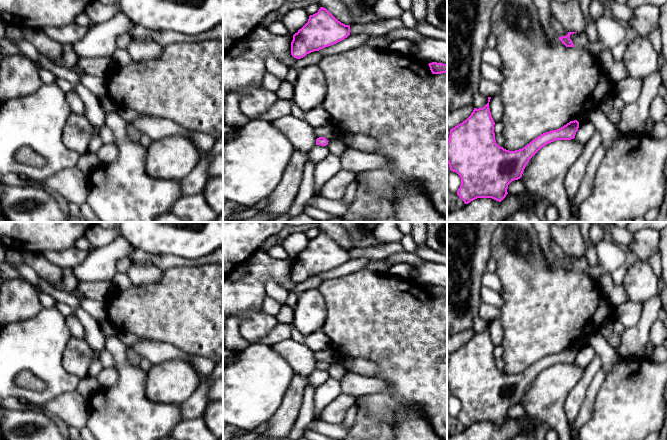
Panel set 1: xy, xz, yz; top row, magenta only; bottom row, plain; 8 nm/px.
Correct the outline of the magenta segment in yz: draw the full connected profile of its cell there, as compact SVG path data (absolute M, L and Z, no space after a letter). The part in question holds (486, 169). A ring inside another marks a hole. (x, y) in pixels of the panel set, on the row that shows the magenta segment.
M488 97L488 103L484 107L474 108L465 121L450 129L447 141L447 163L450 170L461 178L457 195L465 204L477 198L492 198L501 202L508 194L508 185L522 177L527 163L542 147L556 140L574 139L579 128L577 120L570 121L557 130L541 134L522 149L509 151L496 143L495 122L489 108L490 99Z

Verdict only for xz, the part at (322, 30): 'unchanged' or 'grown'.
unchanged

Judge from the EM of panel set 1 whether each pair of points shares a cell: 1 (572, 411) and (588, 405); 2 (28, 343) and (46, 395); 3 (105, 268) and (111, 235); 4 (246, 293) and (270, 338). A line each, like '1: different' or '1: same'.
1: different
2: same
3: different
4: different

